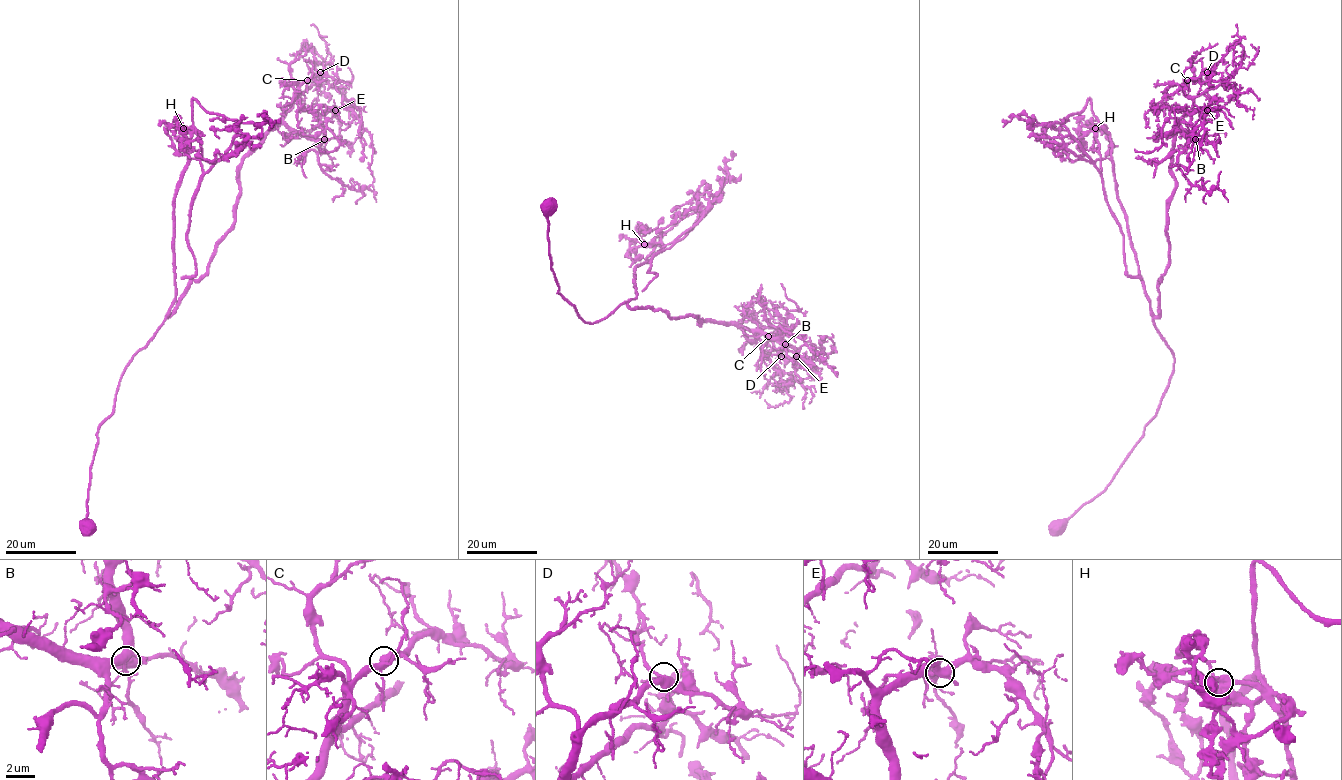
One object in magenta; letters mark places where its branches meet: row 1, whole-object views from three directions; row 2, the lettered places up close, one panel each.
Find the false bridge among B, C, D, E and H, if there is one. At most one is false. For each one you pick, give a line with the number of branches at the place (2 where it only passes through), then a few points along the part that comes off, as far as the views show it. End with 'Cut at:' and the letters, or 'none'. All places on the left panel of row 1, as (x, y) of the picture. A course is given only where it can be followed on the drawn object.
H: branches 5; course (184, 128), (191, 128), (199, 137), (205, 173), (237, 136), (259, 137), (267, 120), (265, 115), (272, 127)
Cut at: H

